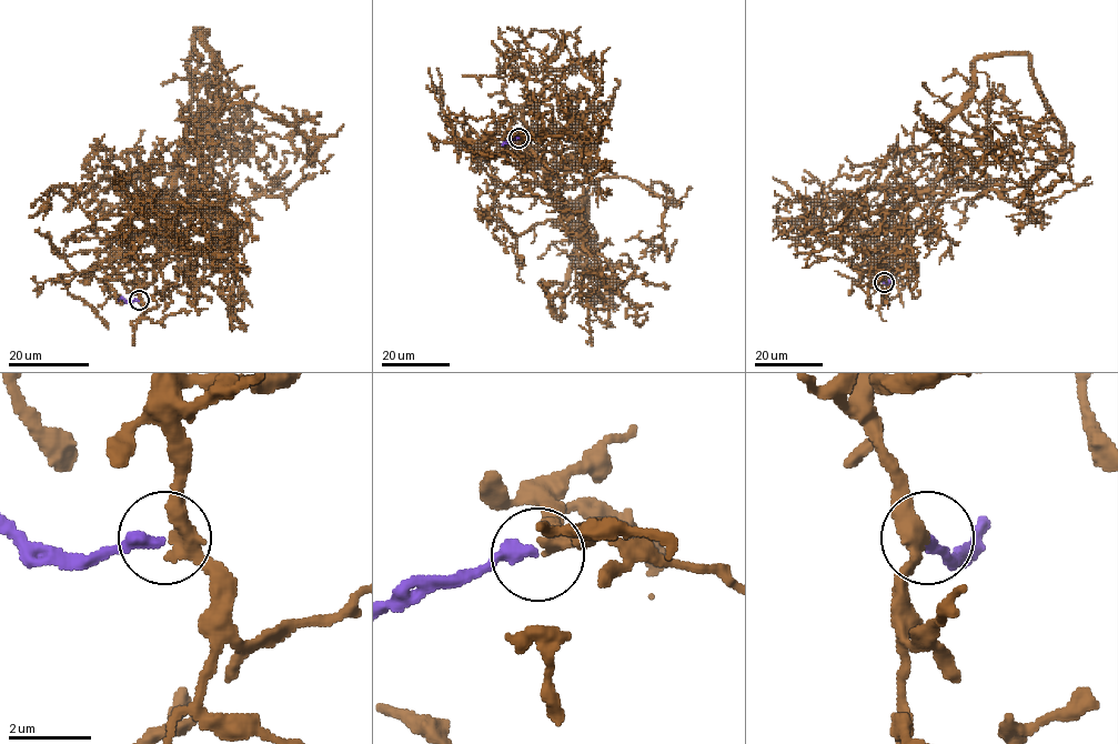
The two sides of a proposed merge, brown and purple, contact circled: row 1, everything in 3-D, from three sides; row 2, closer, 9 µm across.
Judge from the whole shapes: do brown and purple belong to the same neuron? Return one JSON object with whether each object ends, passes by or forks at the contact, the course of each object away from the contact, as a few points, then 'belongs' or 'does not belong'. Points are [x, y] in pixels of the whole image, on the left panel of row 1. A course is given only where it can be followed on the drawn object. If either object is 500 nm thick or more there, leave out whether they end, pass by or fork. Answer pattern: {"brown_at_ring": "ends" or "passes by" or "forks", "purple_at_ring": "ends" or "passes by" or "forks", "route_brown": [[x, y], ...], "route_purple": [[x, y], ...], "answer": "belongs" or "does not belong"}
{"brown_at_ring": "passes by", "purple_at_ring": "ends", "route_brown": [[139, 300], [122, 244], [155, 224], [217, 112], [201, 30], [187, 144], [165, 182], [190, 212]], "route_purple": [[139, 300], [118, 300]], "answer": "belongs"}

